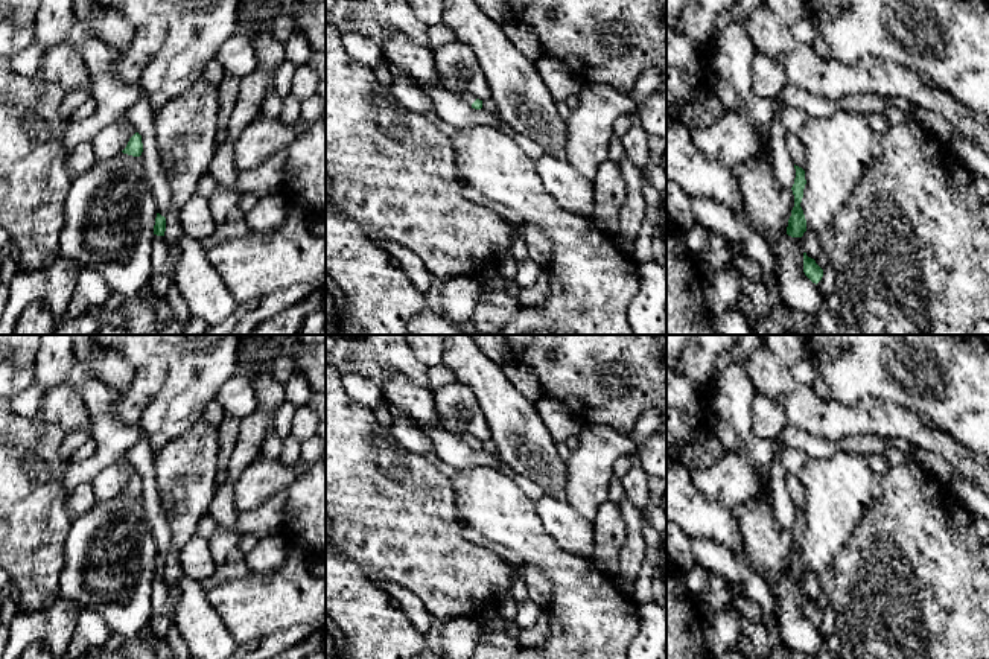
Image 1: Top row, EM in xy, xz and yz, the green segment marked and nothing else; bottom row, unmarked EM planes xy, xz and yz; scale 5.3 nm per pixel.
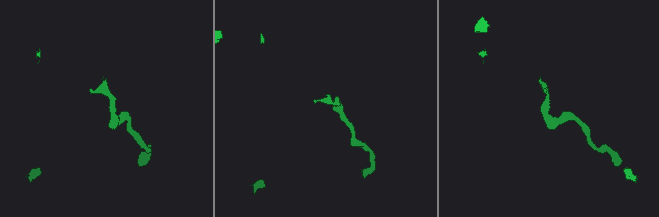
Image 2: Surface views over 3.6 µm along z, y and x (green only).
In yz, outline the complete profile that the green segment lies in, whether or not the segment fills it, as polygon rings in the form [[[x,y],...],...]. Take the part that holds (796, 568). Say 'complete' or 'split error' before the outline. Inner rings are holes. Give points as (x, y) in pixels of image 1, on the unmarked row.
complete; [[[794,505],[794,510],[796,510],[796,519],[791,528],[794,536],[794,548],[788,560],[787,575],[791,578],[802,578],[803,574],[806,572],[806,560],[800,548],[800,543],[803,539],[803,530],[805,530],[806,521],[805,521],[805,511],[802,508]]]

